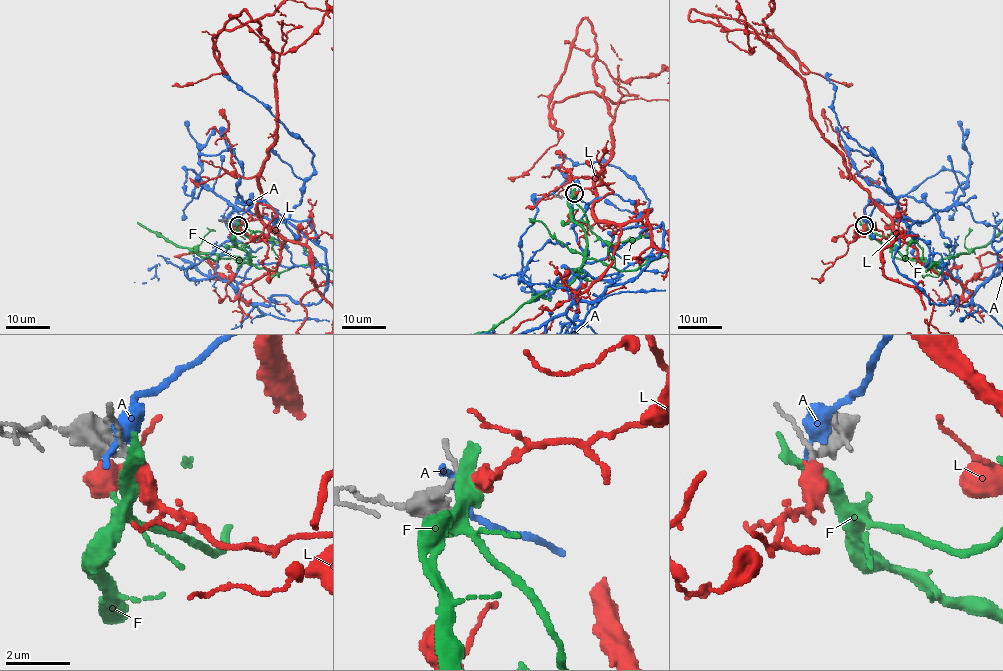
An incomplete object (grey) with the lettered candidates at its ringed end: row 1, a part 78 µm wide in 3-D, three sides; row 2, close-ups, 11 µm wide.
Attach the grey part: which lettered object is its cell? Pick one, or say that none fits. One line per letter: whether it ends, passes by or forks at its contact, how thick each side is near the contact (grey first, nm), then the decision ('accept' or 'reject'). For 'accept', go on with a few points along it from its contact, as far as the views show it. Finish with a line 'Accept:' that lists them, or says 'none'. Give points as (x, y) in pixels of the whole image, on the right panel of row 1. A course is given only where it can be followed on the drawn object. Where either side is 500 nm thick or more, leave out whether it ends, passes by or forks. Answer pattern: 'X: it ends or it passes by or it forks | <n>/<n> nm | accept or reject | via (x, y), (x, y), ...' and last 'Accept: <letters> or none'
A: 180/550 nm | reject
F: it passes by | 160/440 nm | reject
L: it ends | 160/420 nm | accept | via (863, 224), (871, 197), (806, 84), (753, 32), (689, 12), (780, 41), (763, 20)
Accept: L

